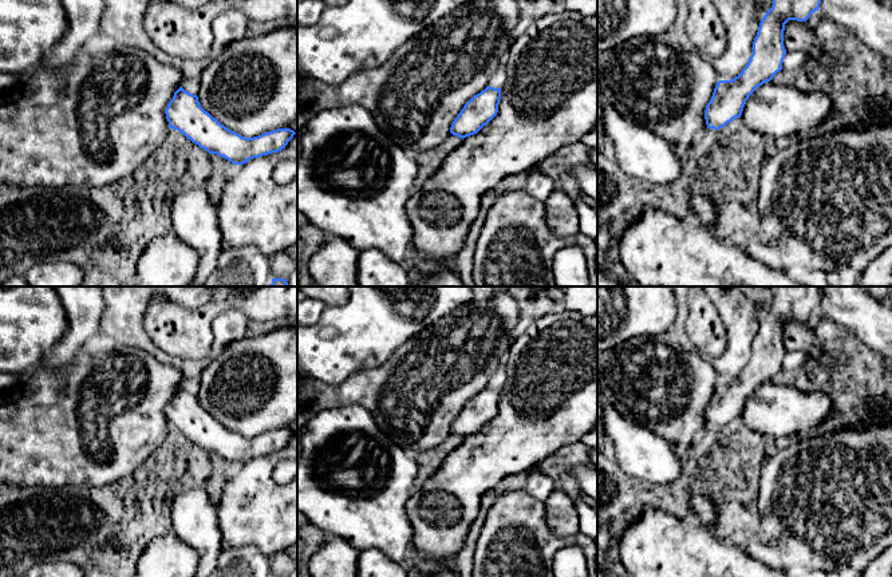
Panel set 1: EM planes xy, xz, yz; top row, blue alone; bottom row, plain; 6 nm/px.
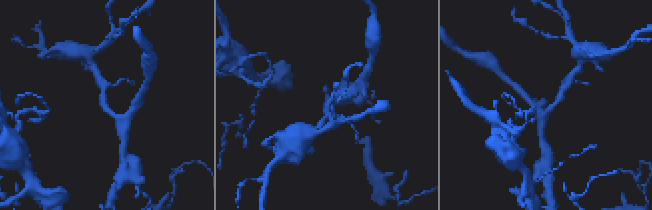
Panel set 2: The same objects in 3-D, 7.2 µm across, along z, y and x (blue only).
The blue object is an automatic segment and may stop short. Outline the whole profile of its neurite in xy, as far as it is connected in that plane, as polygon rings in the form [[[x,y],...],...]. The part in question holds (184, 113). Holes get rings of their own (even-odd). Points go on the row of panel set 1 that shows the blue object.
[[[182,86],[174,92],[165,114],[170,129],[178,130],[209,154],[217,154],[233,165],[279,153],[296,134],[285,127],[245,138],[221,125],[201,107],[198,96],[185,91]]]

